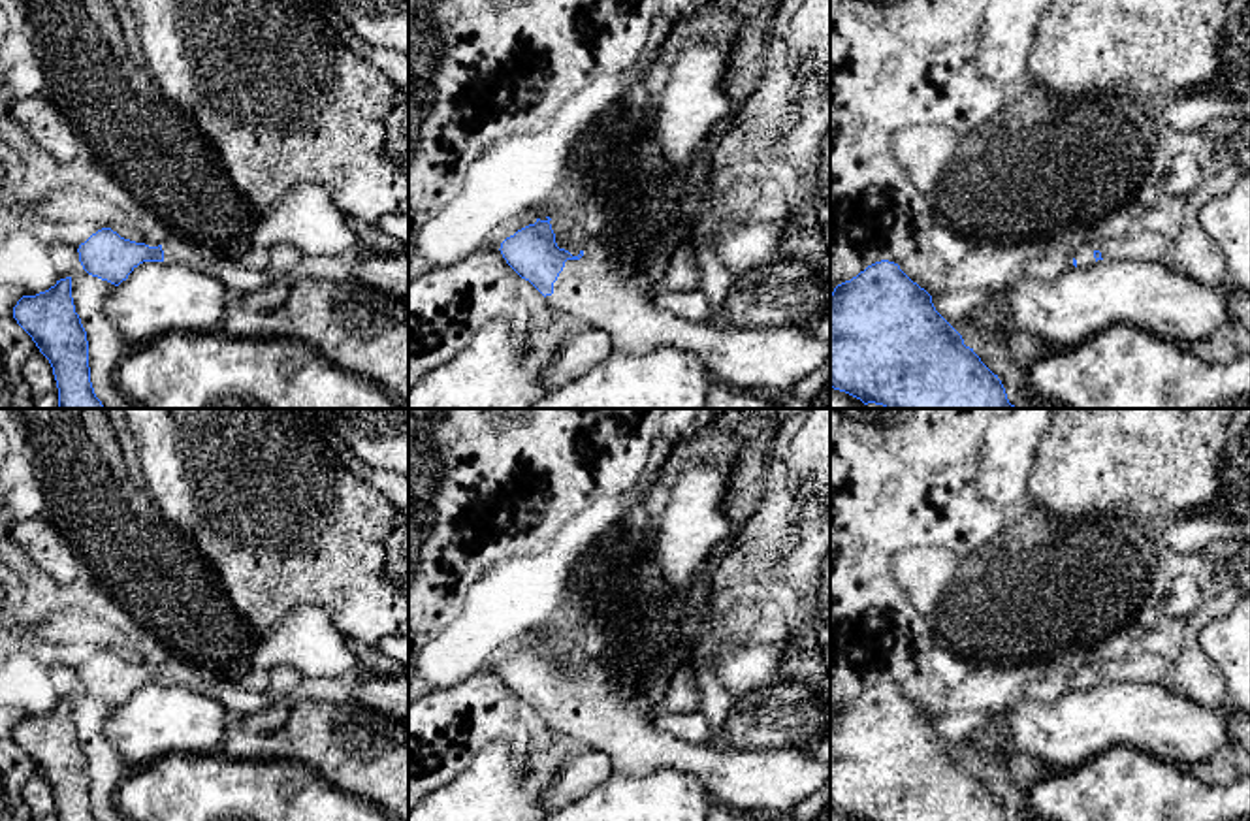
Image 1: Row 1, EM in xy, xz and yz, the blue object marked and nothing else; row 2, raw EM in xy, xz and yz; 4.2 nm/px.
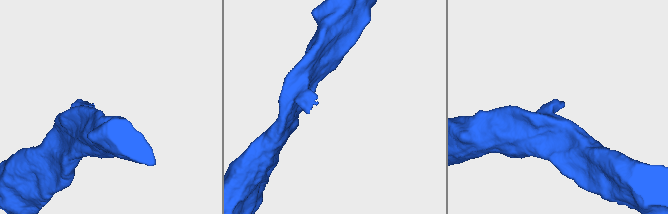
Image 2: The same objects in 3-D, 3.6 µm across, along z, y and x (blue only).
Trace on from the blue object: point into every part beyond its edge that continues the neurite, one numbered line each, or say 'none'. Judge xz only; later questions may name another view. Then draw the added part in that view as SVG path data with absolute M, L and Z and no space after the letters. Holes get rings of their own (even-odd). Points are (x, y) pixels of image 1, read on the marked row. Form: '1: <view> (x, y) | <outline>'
1: xz (595, 289) | M589 235L582 250L584 256L580 260L565 262L563 271L553 282L553 294L546 296L546 301L578 322L587 322L606 331L614 352L646 354L676 348L695 354L719 384L781 392L793 392L798 380L817 371L830 356L830 343L817 337L813 330L747 330L672 314L653 303L659 284L644 284L636 275L621 267L614 239Z

